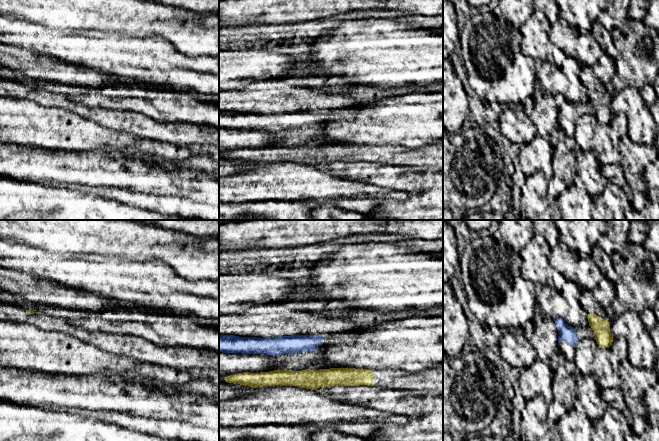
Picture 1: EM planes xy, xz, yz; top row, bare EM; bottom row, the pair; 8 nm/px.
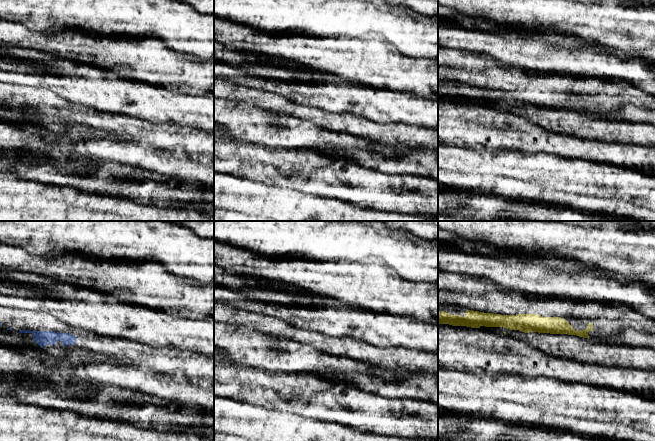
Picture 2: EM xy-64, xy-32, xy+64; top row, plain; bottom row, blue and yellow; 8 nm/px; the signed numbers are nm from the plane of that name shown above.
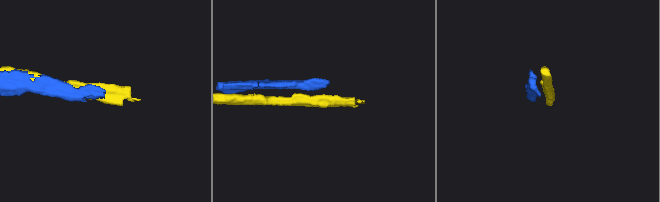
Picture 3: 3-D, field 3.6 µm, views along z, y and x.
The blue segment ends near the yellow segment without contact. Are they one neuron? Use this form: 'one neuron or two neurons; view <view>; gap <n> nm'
two neurons; view xz; gap 120 nm

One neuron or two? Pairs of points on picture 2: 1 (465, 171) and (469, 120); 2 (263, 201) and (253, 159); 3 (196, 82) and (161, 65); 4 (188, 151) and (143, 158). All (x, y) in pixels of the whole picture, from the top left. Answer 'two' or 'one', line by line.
1: two
2: two
3: one
4: one

